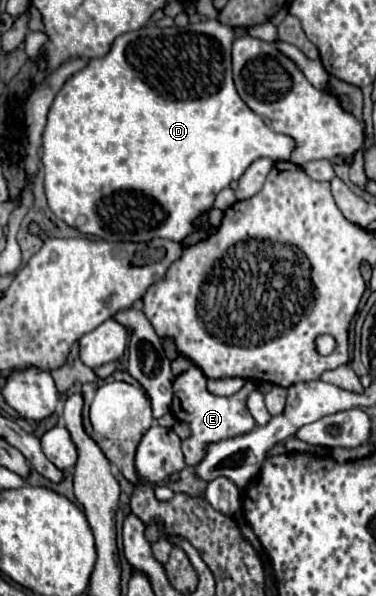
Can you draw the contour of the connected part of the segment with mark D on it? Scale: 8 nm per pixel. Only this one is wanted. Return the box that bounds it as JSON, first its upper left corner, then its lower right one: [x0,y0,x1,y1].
[41,18,293,242]

